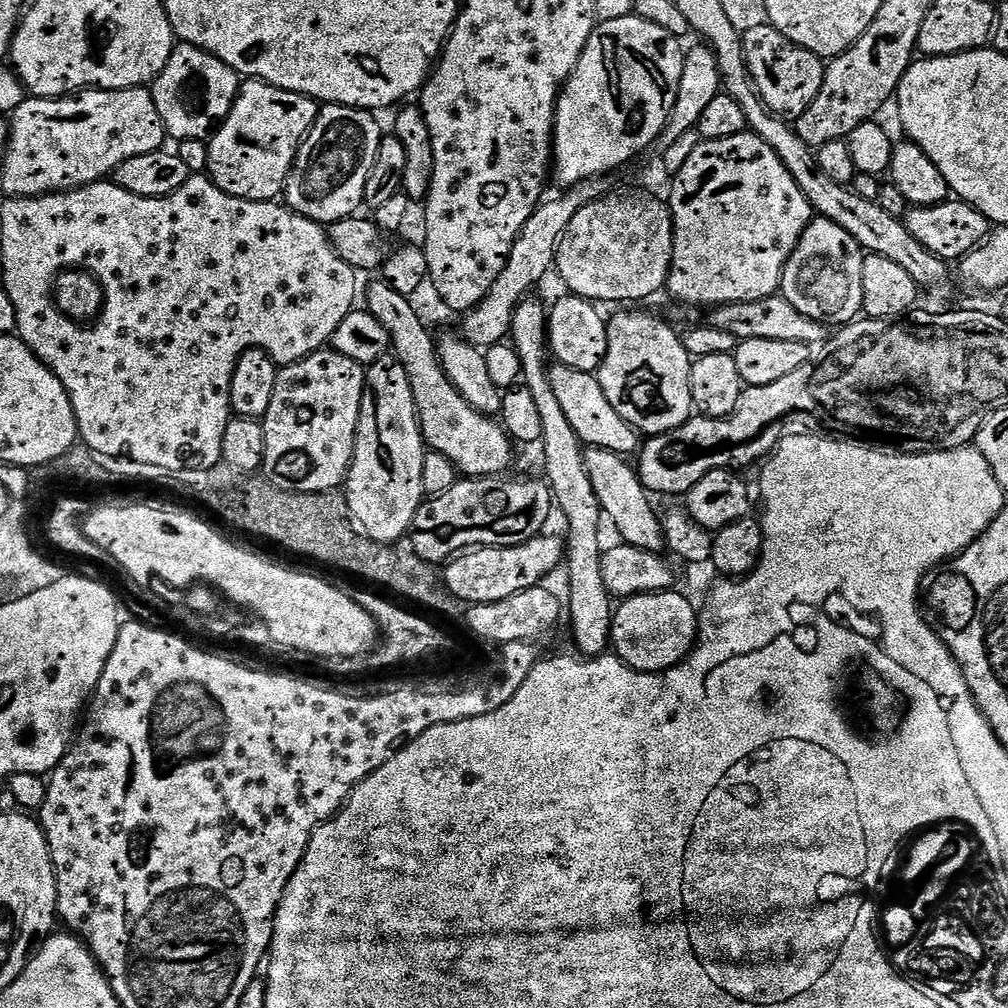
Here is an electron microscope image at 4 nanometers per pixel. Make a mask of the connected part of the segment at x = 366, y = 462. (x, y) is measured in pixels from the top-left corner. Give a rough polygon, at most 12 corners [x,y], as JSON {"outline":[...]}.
{"outline":[[367,365],[344,495],[372,540],[409,533],[426,445],[406,366]]}

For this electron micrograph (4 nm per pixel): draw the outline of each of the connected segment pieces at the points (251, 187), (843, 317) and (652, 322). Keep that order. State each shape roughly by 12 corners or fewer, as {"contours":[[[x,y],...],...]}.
{"contours":[[[245,79],[207,175],[275,201],[317,101]],[[813,219],[784,263],[795,315],[851,324],[866,253]],[[652,312],[608,324],[598,379],[649,438],[692,419],[692,362]]]}

